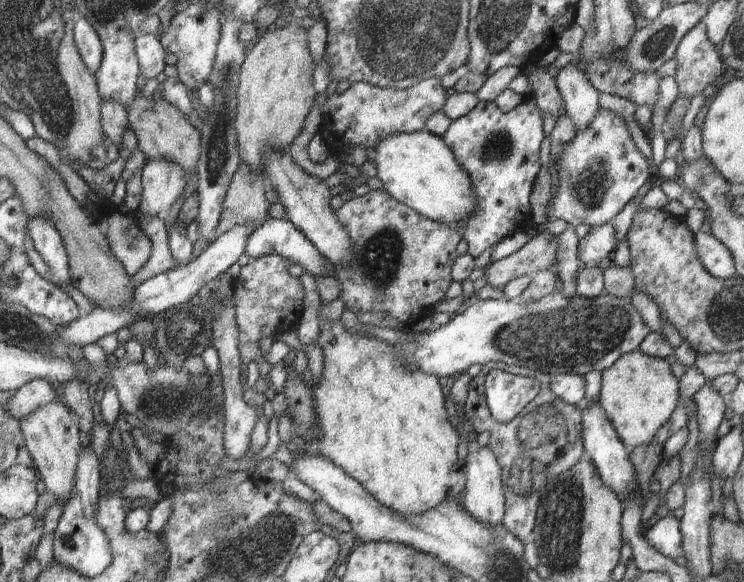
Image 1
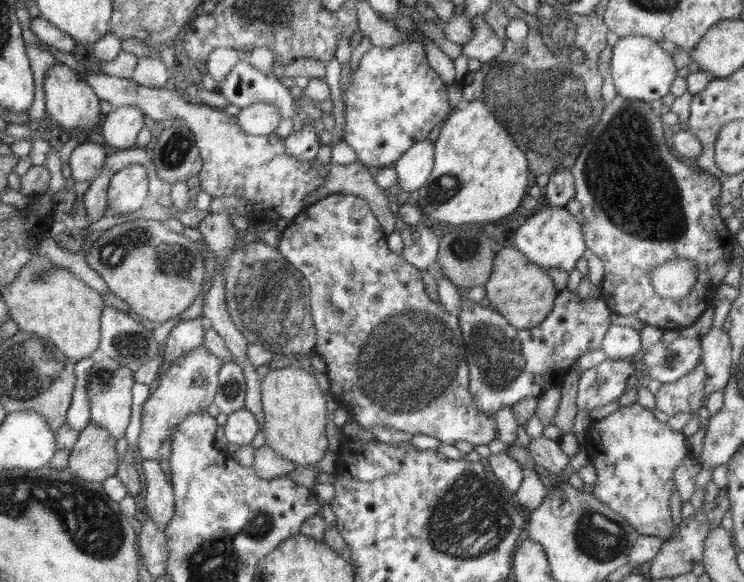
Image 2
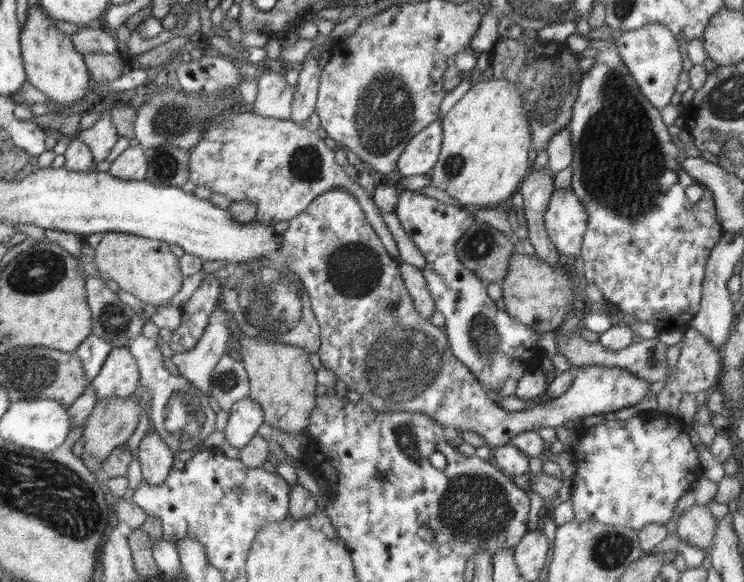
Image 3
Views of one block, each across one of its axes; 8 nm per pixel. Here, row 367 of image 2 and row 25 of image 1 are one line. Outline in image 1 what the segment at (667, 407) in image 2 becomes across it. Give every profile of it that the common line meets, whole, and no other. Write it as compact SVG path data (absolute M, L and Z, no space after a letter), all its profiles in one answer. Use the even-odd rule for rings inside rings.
M702 22L694 26L687 36L684 36L679 48L676 50L675 59L678 63L676 75L674 76L678 85L678 95L690 100L702 94L704 88L709 84L712 85L716 78L725 70L718 47L710 43Z

